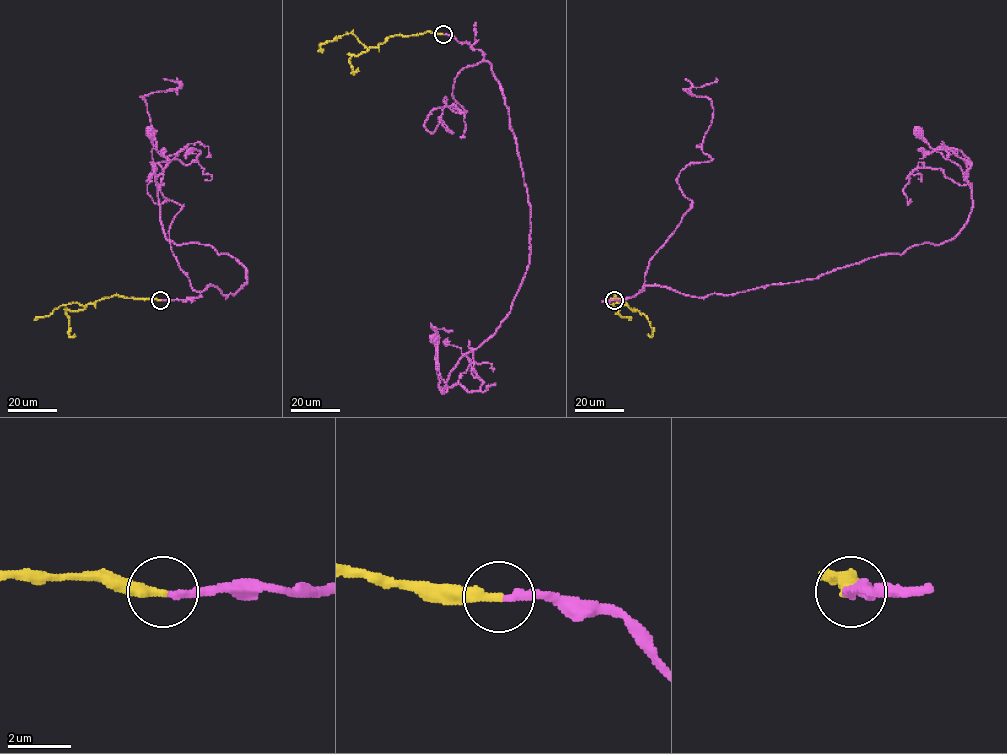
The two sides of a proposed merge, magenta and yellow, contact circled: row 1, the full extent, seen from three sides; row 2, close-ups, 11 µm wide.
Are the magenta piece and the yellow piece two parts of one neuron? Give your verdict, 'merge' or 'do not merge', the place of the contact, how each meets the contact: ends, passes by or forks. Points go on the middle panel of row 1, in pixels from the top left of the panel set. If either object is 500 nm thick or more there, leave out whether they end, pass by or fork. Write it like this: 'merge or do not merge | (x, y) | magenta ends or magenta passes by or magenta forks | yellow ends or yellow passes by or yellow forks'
merge | (443, 34) | magenta ends | yellow ends

